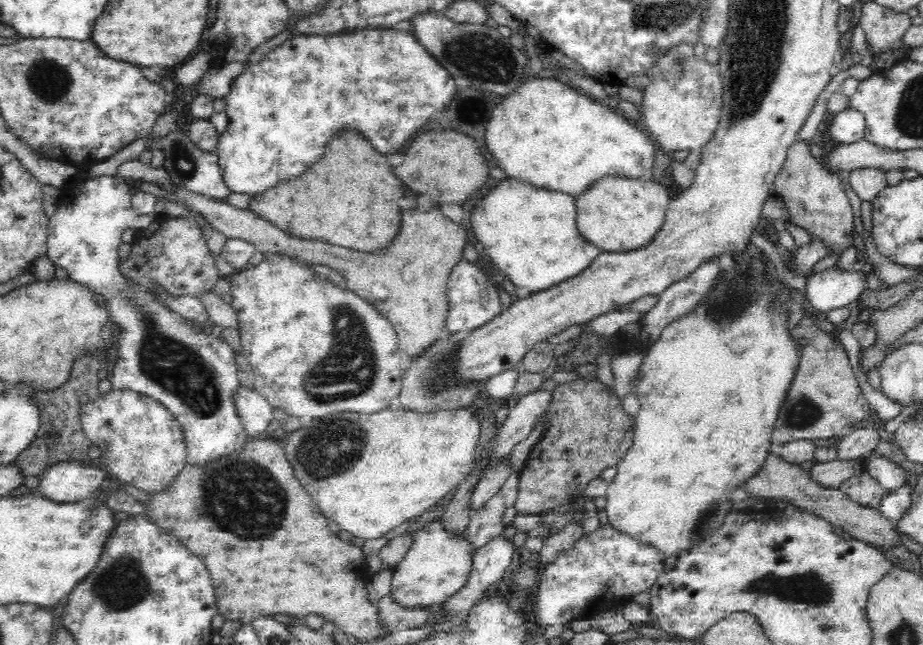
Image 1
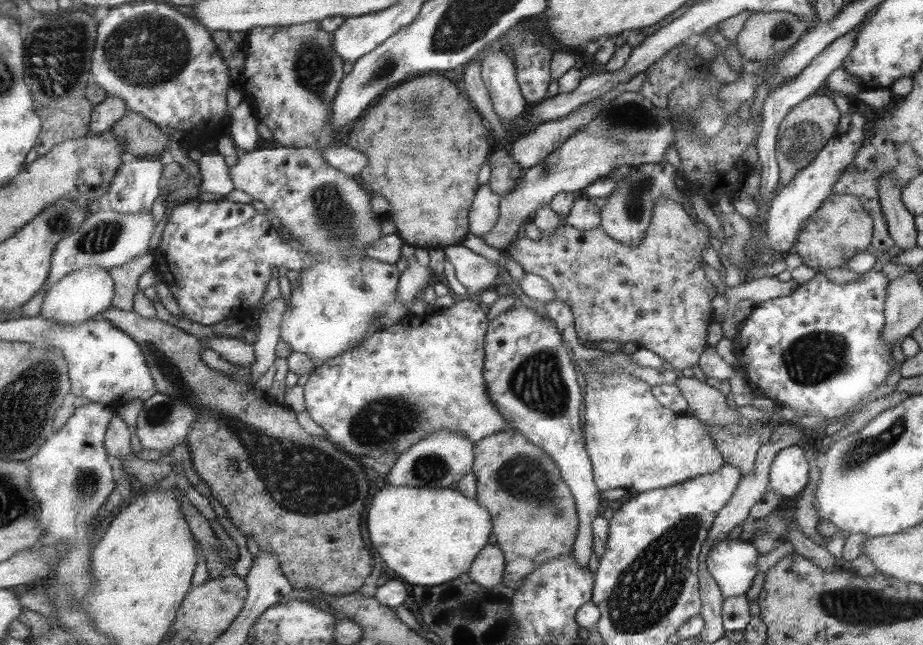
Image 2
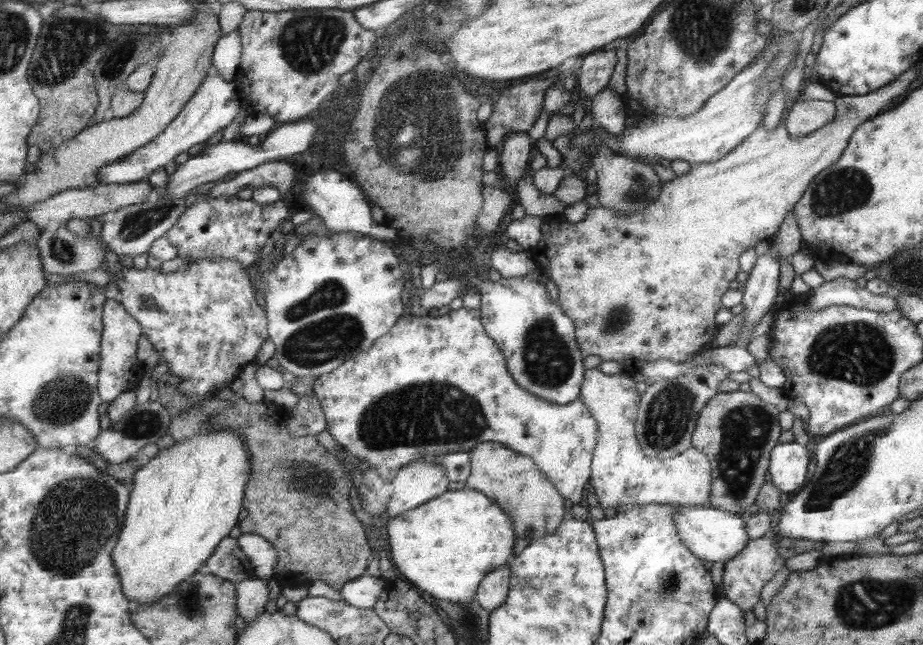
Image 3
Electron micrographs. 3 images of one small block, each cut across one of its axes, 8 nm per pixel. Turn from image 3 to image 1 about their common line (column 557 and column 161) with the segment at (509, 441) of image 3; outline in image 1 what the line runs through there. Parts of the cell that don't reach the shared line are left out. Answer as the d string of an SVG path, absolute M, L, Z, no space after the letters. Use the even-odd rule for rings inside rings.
M113 390L84 404L80 421L90 444L101 450L101 462L107 472L120 481L144 492L168 490L184 470L187 446L182 425L154 398L132 390Z

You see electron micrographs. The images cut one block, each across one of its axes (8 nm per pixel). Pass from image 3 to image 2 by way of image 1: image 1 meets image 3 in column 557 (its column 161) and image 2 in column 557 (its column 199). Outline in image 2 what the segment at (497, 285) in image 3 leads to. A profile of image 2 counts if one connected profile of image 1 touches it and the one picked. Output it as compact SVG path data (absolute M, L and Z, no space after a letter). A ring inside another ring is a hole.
M509 308L489 321L489 334L484 335L485 378L489 378L489 401L497 406L497 411L505 419L505 428L521 433L530 443L541 447L552 458L560 469L561 479L568 485L575 499L576 514L579 516L576 540L573 542L573 561L587 569L592 552L592 524L601 516L599 490L592 479L592 463L584 448L581 427L579 424L579 404L581 390L577 384L577 374L569 356L561 344L561 336L555 323L533 308Z

